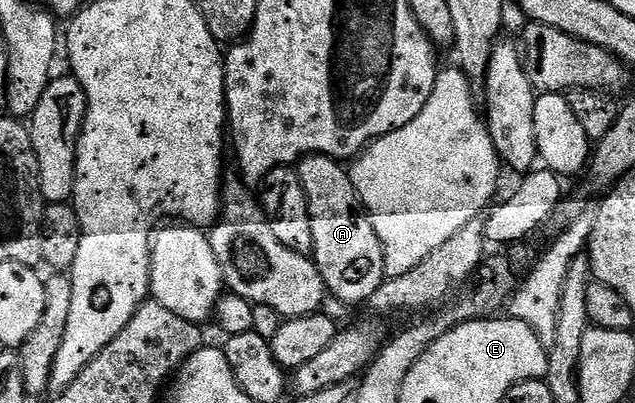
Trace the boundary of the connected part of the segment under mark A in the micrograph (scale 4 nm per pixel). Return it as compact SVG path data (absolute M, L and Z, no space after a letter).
M306 156L299 161L298 171L302 190L306 190L310 230L314 230L310 255L322 274L325 289L342 302L363 305L386 279L384 247L354 190L349 169L331 156Z

